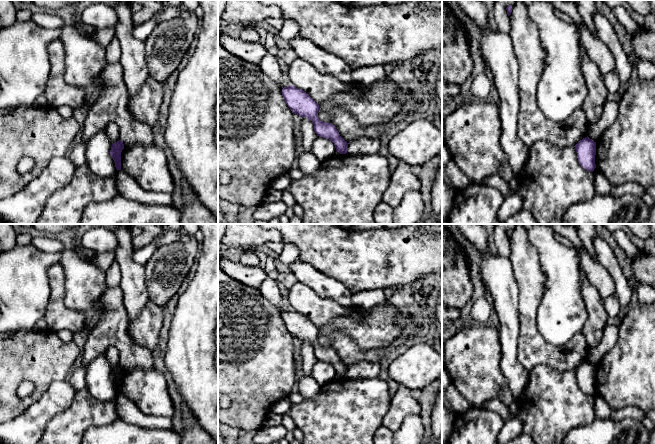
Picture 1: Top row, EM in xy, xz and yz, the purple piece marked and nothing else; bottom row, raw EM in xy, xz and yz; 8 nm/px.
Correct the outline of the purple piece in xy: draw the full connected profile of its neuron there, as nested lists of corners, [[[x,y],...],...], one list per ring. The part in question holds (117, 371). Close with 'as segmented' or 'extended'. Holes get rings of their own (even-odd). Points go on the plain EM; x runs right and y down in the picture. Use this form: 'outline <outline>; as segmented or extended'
outline [[[119,364],[112,368],[110,379],[115,386],[115,391],[117,394],[121,394],[121,376],[124,373],[124,368],[122,364]]]; as segmented

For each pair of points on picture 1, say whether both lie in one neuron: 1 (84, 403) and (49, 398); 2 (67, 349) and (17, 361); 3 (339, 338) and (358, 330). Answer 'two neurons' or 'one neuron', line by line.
1: two neurons
2: one neuron
3: two neurons

